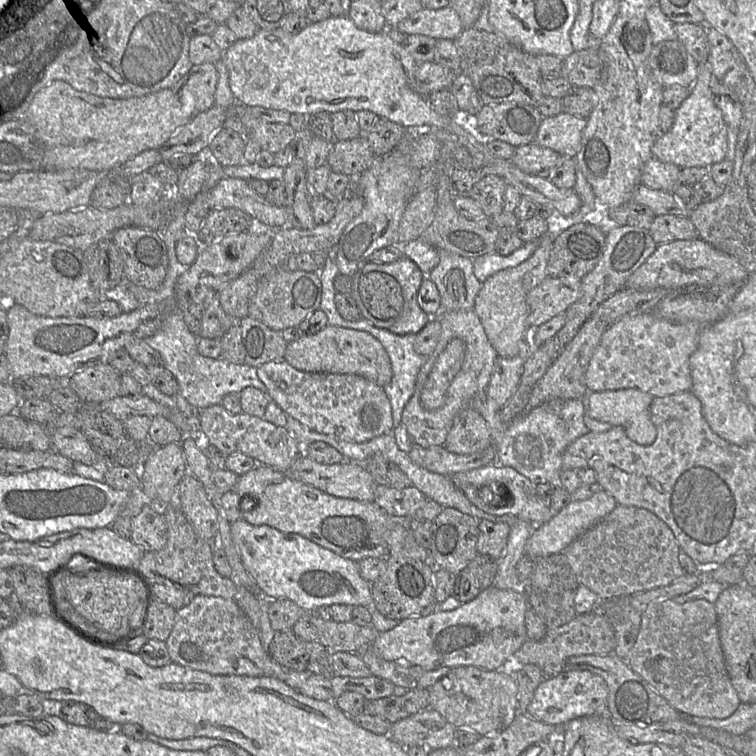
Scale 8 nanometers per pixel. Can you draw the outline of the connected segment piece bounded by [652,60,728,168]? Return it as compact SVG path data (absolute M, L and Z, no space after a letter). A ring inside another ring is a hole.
M698 63L698 76L690 89L689 96L675 110L675 121L671 129L659 136L652 147L653 157L680 168L707 167L726 159L728 149L728 125L721 110L716 106L712 91L713 78L707 63Z

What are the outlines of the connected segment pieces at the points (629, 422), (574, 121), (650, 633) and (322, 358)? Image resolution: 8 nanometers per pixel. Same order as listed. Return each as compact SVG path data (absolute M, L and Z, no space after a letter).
M637 388L589 392L587 414L600 422L622 427L629 439L640 445L649 445L656 439L656 427L649 411L653 398Z
M564 111L555 116L543 117L534 142L564 157L575 158L581 149L586 125L587 118Z
M672 599L650 603L642 611L637 639L625 661L655 692L684 716L726 719L741 703L726 669L715 606L705 599L691 600L684 604L677 604Z
M327 325L314 335L302 335L287 343L284 360L297 370L356 374L385 387L392 379L392 365L383 345L370 333L339 326Z

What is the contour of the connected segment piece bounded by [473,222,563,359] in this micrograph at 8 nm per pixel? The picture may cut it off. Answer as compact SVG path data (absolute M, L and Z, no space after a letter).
M557 222L549 223L548 231L539 239L536 250L526 261L516 267L496 272L481 284L473 309L499 357L519 356L527 359L534 348L527 323L529 308L526 298L532 289L548 277L547 264L550 251L555 238L562 231L562 225Z

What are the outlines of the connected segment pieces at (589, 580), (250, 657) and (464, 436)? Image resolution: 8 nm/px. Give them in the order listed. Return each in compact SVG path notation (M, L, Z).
M618 504L562 553L579 586L591 589L600 600L607 600L664 587L684 576L679 552L680 547L672 530L654 513L644 508Z
M196 595L188 605L177 610L166 645L172 662L212 675L266 676L283 680L287 672L263 648L259 630L232 599Z
M468 407L456 416L443 446L452 453L473 454L491 445L492 437L486 420L477 409Z

